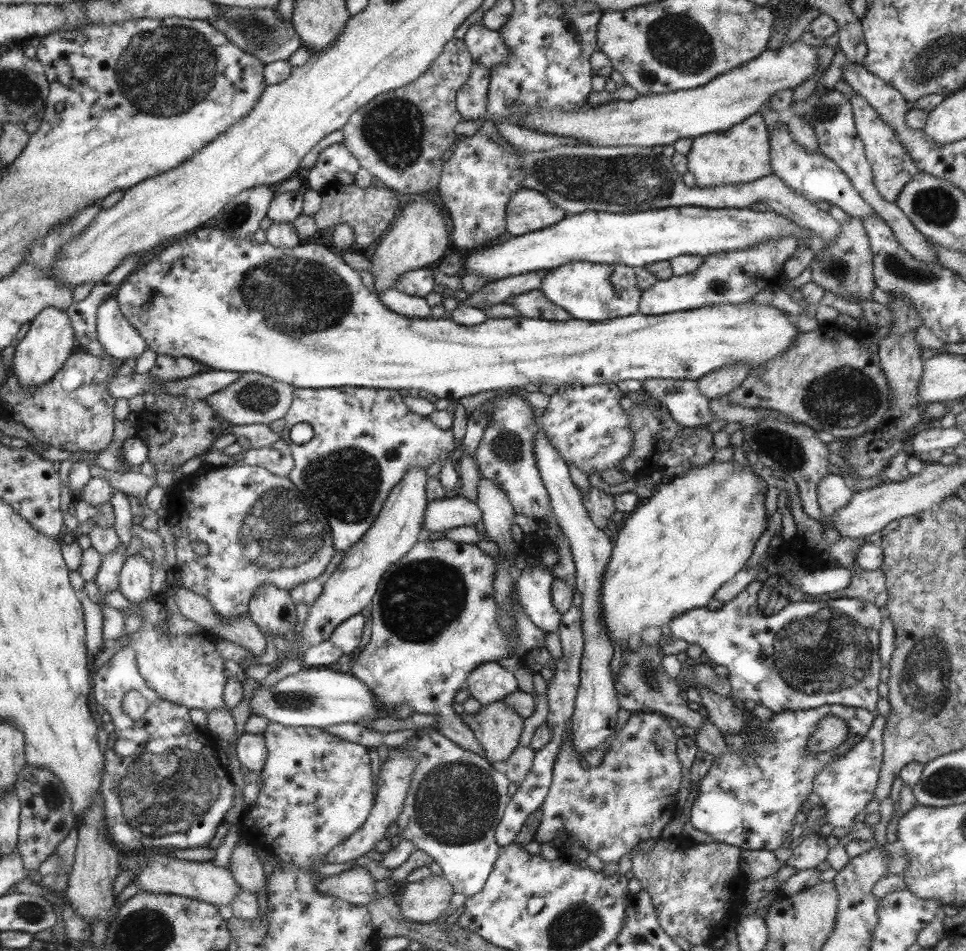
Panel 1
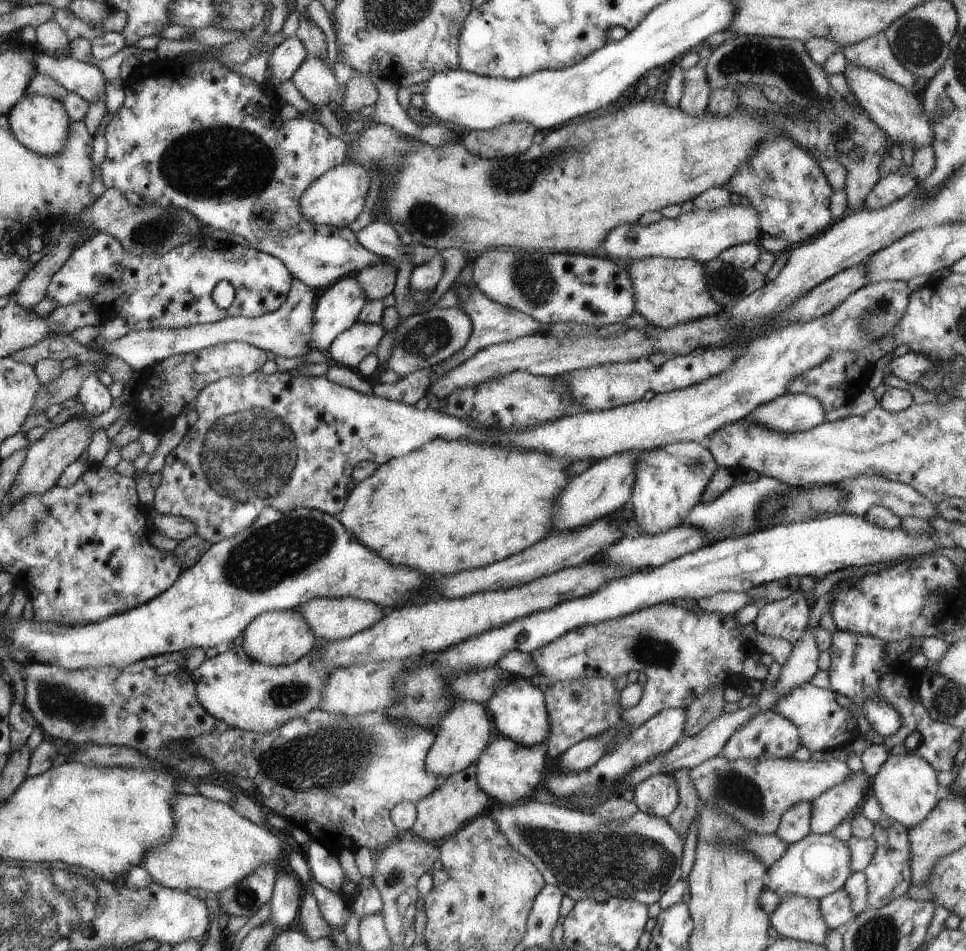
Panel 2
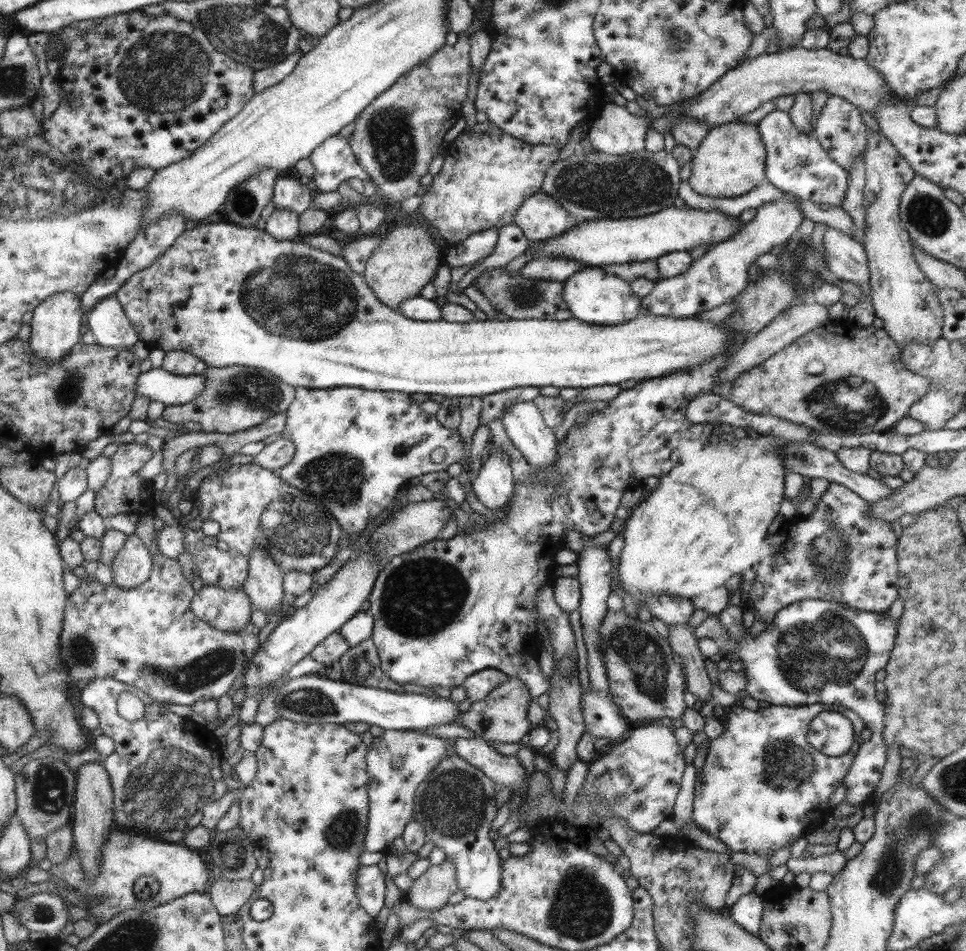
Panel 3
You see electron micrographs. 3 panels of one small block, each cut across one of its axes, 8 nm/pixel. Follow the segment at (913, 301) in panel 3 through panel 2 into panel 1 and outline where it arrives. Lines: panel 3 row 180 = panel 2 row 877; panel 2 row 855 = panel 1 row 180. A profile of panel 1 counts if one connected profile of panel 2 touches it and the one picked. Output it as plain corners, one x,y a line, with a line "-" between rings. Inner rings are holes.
855,92
855,96
847,96
853,108
853,118
855,118
855,128
857,128
857,136
861,138
861,142
865,144
865,156
871,164
871,172
873,172
873,184
881,196
881,200
895,204
897,196
901,194
903,186
915,176
919,174
915,162
909,158
909,152
905,150
905,146
901,144
897,132
883,120
879,118
879,114
869,106
869,102
859,96

